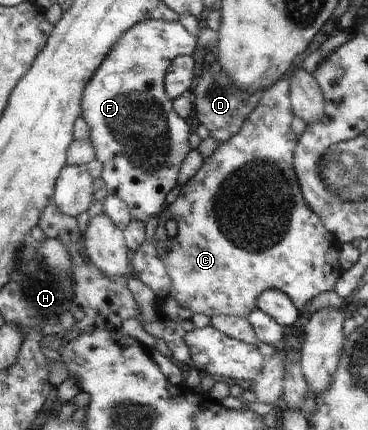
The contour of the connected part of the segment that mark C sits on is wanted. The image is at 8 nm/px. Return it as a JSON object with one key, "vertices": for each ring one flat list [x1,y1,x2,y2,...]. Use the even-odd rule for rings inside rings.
{"vertices":[[283,78,268,89,256,110,245,122,245,130,221,143,214,156,209,156,200,172,180,189,176,200,157,224,156,252,172,278,170,296,192,313,248,318,257,308,259,296,276,288,284,291,301,313,308,304,326,291,334,291,345,268,340,262,343,243,324,226,323,219,310,206,303,194,295,169,295,150,299,136,292,130,295,111,291,103,291,82],[175,220,177,236,170,238,166,222]]}

